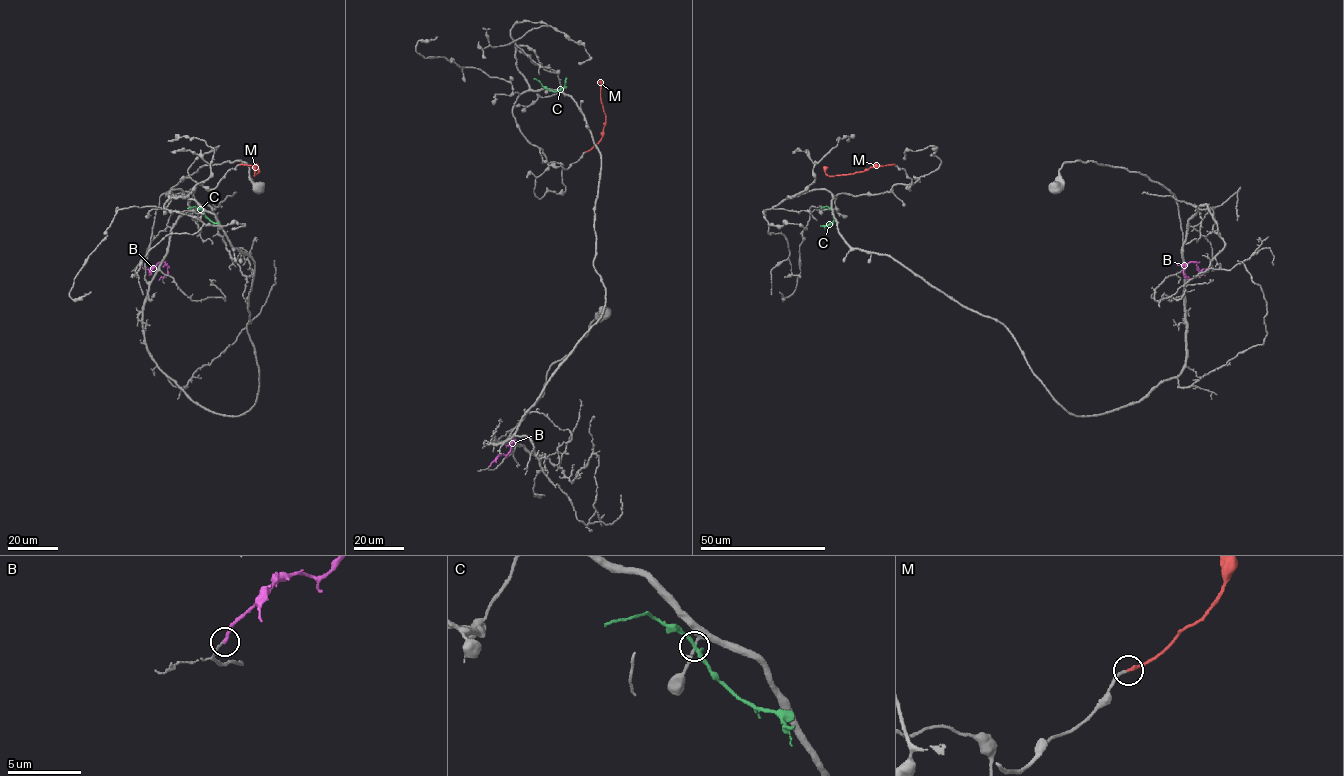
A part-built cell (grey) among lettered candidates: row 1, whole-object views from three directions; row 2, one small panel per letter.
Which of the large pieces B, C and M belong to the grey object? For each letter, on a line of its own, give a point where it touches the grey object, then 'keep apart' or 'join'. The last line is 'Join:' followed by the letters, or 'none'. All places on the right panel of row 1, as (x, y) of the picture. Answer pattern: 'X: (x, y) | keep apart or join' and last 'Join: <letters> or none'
B: (1208, 268) | keep apart
C: (832, 212) | keep apart
M: (894, 165) | join
Join: M

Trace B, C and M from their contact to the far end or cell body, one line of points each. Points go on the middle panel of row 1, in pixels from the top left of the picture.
B: (490, 466), (497, 457), (507, 455), (514, 441), (505, 445)
C: (549, 90), (562, 88), (566, 77)
M: (585, 152), (600, 140), (605, 121), (599, 82)

